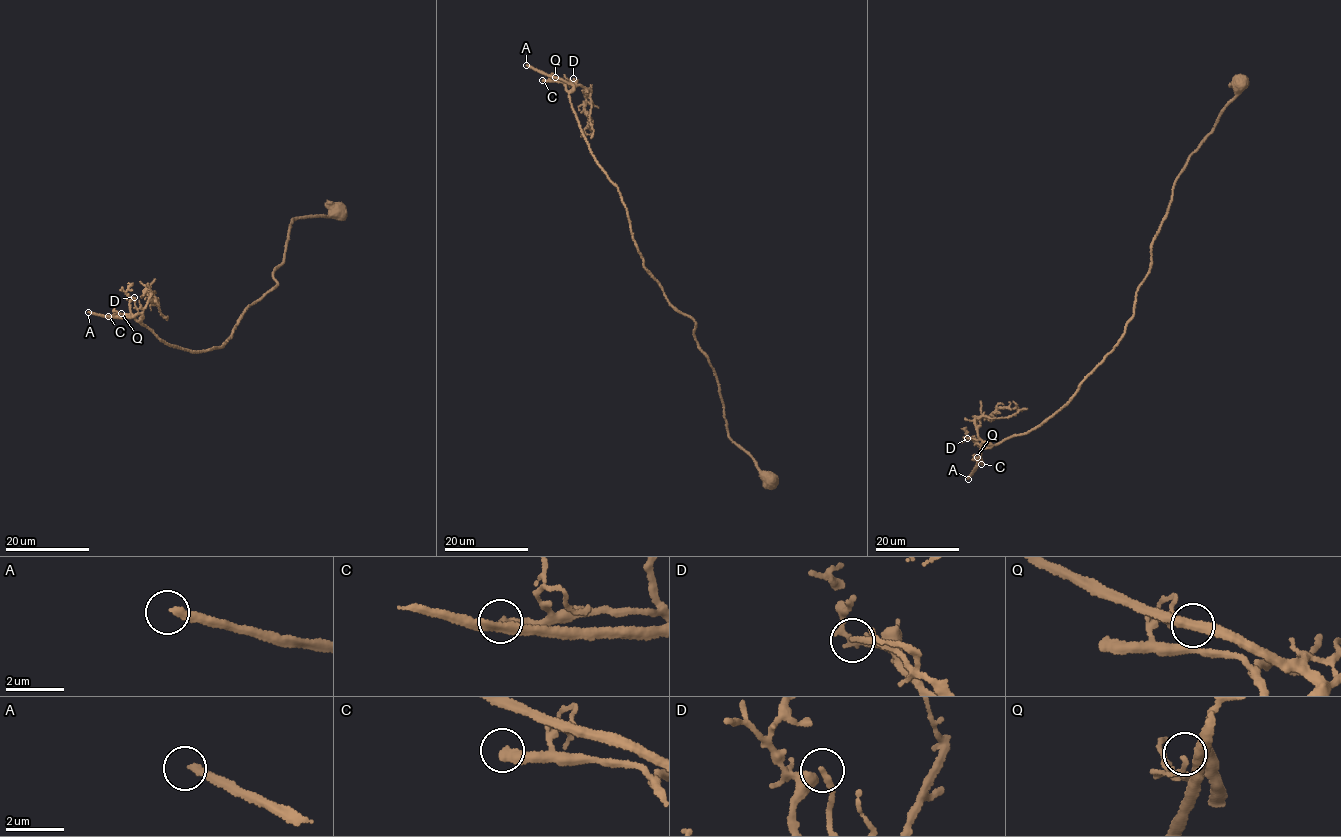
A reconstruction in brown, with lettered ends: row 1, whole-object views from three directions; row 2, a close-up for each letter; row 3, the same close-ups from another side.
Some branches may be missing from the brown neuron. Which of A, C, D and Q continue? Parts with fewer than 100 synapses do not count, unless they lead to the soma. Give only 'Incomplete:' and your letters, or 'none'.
Incomplete: A

